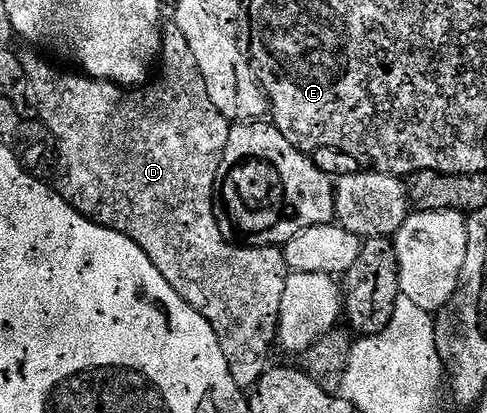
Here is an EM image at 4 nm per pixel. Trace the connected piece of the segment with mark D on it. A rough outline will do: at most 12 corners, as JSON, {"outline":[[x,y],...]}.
{"outline":[[173,22],[129,87],[21,65],[59,191],[215,330],[243,390],[290,276],[225,241],[230,121]]}

